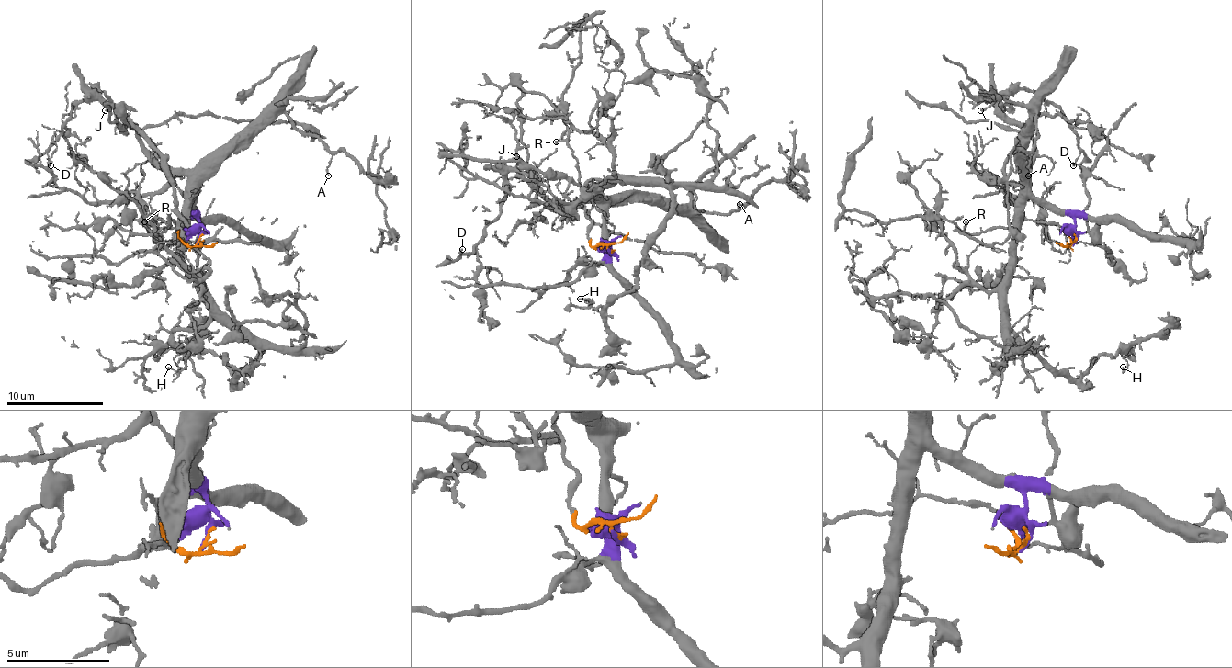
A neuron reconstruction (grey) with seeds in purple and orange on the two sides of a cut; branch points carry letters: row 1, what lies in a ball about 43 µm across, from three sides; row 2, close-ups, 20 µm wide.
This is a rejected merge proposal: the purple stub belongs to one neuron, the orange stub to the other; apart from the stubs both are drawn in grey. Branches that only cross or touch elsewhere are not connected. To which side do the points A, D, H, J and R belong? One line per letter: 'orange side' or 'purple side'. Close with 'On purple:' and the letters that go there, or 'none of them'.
A: purple side
D: purple side
H: purple side
J: purple side
R: orange side
On purple: A, D, H, J

